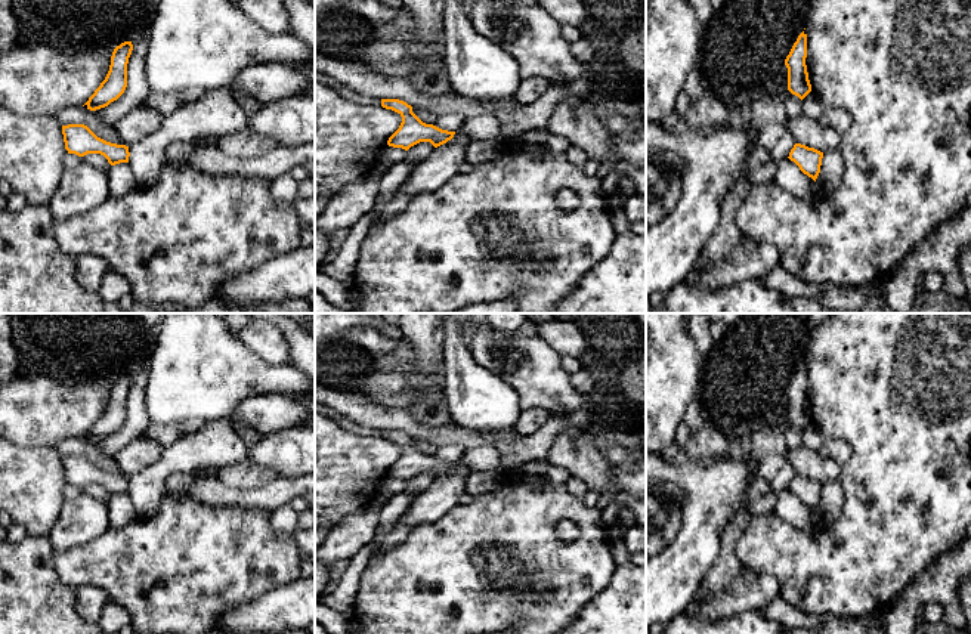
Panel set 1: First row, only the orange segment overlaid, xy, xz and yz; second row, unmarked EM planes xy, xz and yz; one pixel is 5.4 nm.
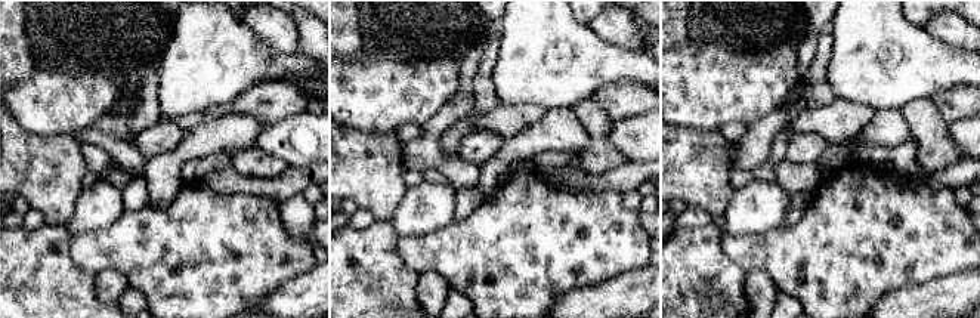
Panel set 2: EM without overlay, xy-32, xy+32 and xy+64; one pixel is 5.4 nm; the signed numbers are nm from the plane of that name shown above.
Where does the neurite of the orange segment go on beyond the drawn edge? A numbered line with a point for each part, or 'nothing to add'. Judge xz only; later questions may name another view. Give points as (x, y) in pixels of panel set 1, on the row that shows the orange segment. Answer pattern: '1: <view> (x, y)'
nothing to add

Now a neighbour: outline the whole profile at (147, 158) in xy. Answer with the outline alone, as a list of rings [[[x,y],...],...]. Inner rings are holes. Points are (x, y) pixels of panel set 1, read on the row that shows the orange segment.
[[[211,87],[194,102],[188,102],[164,117],[160,129],[129,145],[129,166],[137,188],[149,186],[167,164],[166,149],[173,142],[189,142],[197,136],[222,137],[247,127],[247,114],[234,95]]]

